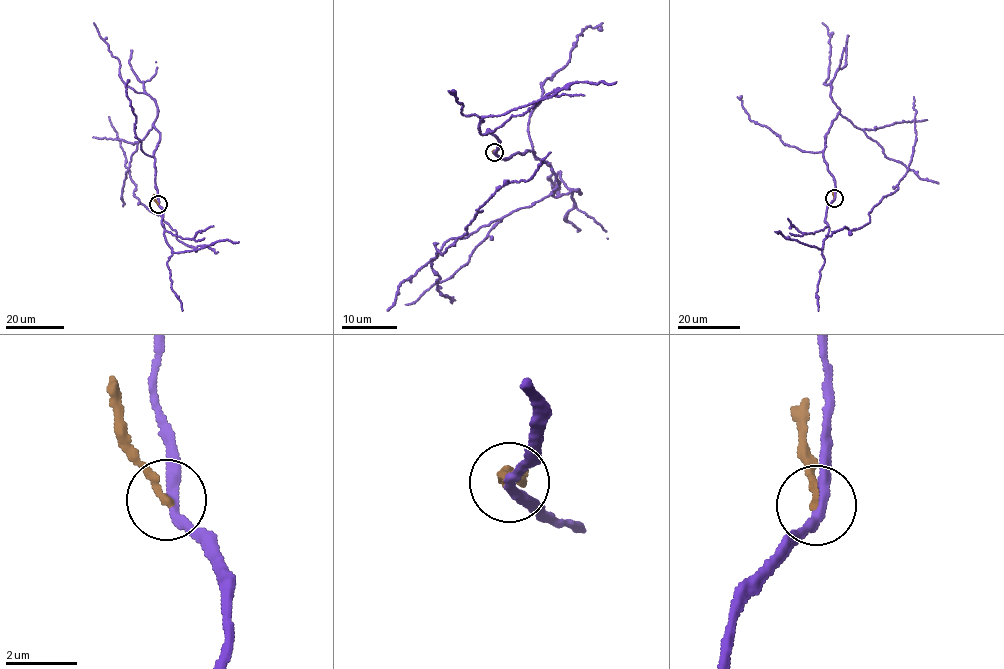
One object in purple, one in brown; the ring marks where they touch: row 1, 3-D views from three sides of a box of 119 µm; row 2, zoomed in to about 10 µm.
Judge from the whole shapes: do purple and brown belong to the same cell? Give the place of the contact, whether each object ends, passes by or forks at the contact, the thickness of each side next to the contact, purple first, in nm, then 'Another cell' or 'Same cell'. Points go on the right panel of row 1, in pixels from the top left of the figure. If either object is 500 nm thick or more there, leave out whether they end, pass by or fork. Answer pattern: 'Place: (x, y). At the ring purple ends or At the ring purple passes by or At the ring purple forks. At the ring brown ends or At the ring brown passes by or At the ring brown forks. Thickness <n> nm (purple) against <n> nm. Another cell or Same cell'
Place: (834, 198). At the ring purple passes by. At the ring brown ends. Thickness 260 nm (purple) against 240 nm. Another cell

